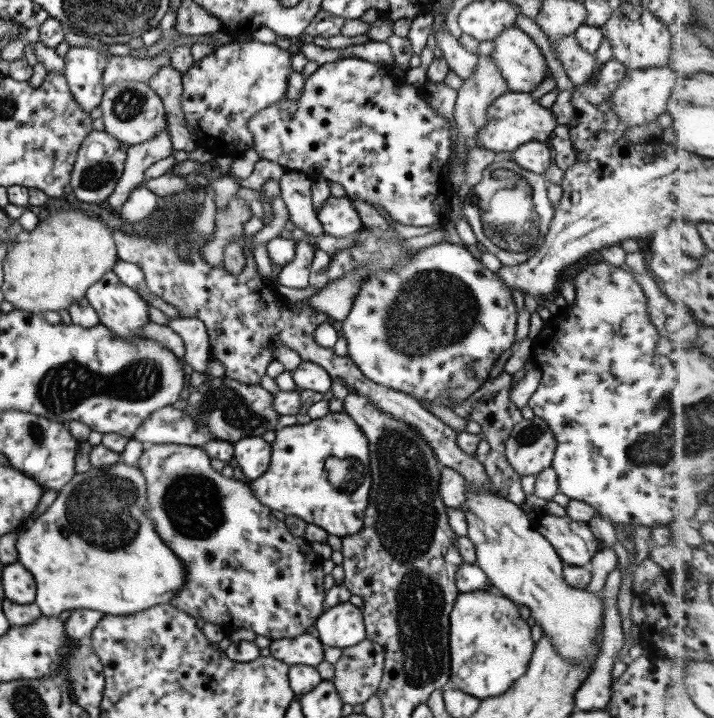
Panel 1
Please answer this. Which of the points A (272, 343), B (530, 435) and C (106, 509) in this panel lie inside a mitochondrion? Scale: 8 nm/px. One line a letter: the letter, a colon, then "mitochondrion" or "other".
A: other
B: mitochondrion
C: mitochondrion

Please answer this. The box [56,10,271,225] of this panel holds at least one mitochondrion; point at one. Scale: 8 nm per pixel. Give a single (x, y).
(95, 176)

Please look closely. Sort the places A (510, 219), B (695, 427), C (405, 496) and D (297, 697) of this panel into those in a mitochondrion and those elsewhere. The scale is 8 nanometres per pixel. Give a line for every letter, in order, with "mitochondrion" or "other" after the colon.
A: mitochondrion
B: mitochondrion
C: mitochondrion
D: other

